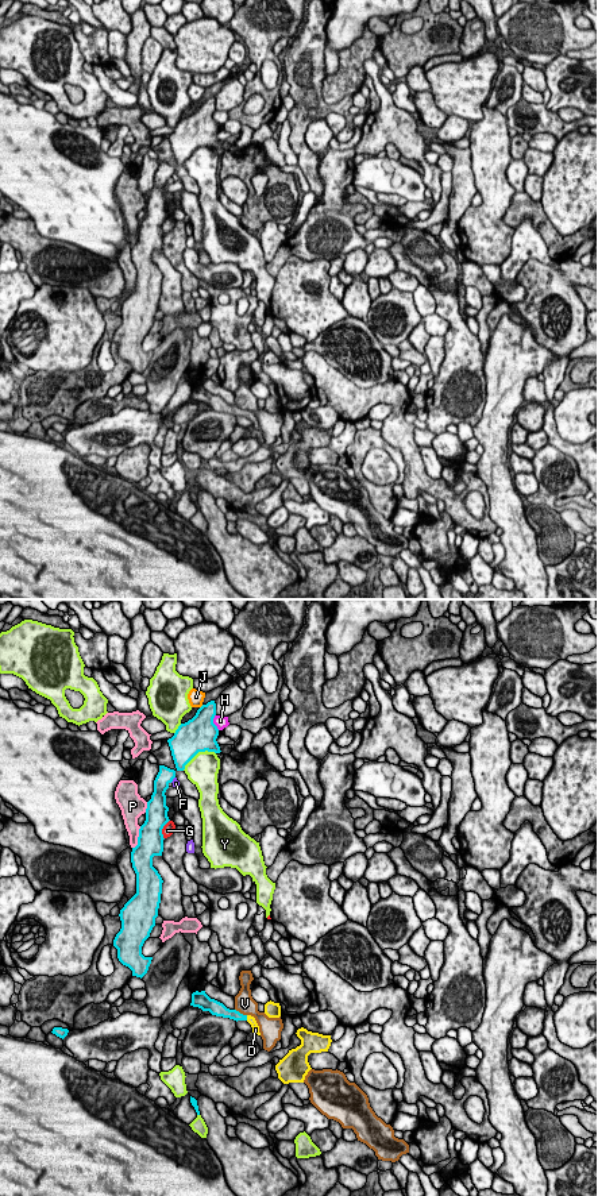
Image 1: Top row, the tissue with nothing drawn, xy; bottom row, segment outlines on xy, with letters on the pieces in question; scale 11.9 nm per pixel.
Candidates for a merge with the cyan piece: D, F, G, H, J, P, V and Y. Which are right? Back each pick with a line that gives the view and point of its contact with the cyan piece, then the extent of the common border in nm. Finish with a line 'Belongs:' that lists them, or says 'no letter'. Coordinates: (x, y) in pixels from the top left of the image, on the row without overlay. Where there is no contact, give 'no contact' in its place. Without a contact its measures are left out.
D: contact xy (246, 413); length 70 nm
Belongs: D

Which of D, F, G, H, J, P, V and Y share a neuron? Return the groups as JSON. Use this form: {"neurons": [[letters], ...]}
{"neurons": [["D"], ["F"], ["G"], ["H"], ["J"], ["P"], ["V"], ["Y"]]}

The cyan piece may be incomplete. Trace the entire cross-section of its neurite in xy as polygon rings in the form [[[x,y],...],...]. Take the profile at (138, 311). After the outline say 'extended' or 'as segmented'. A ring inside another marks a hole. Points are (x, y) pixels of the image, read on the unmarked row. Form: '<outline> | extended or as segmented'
[[[159,161],[154,188],[147,197],[146,216],[139,224],[138,240],[131,247],[136,289],[120,305],[121,324],[113,335],[119,356],[132,366],[132,371],[140,374],[153,355],[142,350],[142,342],[155,321],[161,298],[163,275],[153,262],[153,252],[162,251],[163,247],[162,224],[170,216],[165,188],[174,173],[174,165]]] | as segmented

